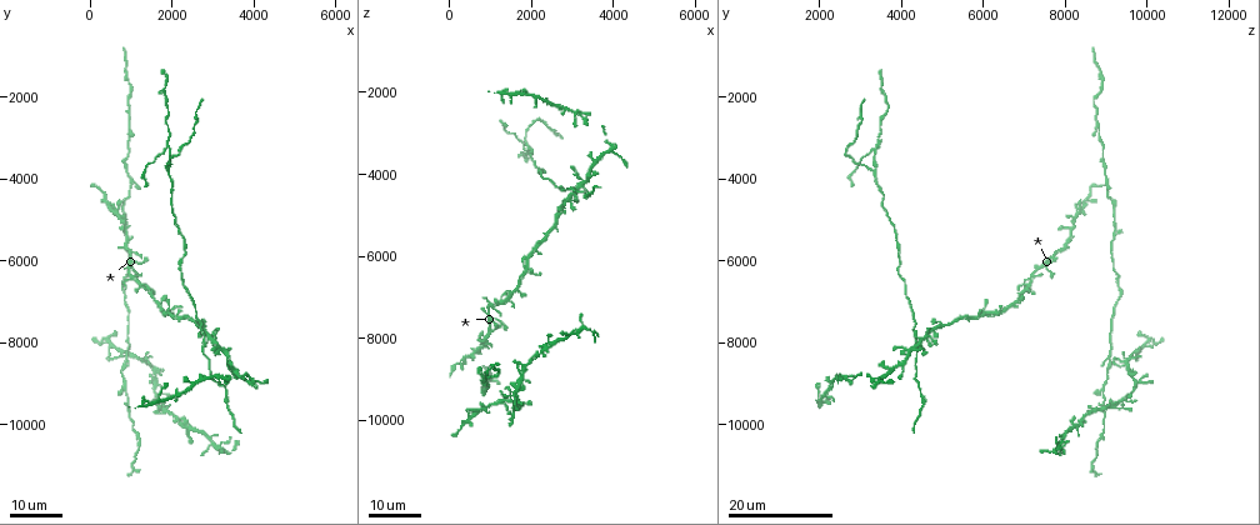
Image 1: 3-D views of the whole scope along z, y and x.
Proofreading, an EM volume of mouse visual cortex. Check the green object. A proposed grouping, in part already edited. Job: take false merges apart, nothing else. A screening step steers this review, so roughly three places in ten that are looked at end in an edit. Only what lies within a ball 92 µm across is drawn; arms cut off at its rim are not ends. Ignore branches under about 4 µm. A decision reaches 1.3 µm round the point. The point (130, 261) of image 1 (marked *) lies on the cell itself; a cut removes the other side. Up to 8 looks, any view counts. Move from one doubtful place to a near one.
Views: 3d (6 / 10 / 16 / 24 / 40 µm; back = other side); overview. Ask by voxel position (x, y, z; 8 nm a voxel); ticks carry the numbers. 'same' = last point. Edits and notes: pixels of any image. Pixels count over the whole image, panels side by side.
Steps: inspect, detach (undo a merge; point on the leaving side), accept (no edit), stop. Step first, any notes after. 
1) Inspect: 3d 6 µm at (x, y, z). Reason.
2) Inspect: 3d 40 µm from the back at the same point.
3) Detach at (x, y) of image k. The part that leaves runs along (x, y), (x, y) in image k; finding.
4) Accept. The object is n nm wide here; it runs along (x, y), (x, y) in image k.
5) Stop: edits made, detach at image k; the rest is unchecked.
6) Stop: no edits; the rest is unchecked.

Inspect: 3d 24 µm at (1850, 3800, 3250). Arms part here.

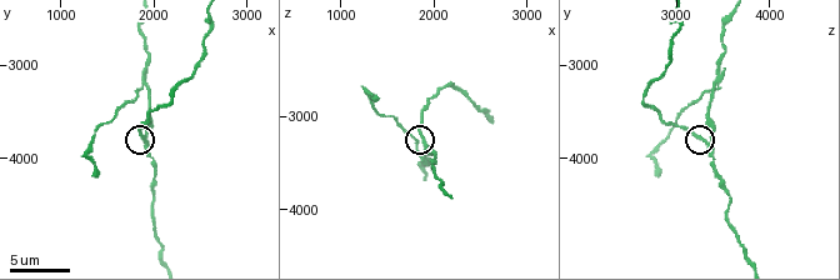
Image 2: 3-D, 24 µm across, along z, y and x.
Inspect: 3d 10 µm at (1950, 3850, 3350).

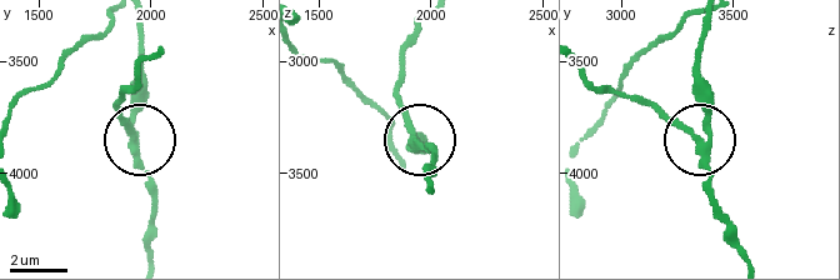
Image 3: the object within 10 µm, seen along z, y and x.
Detach at (408, 114) of image 3. The part that leaves runs along (701, 149), (644, 104), (600, 88), (581, 61) in image 3; two cells meet here.

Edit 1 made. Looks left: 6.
Inspect: 3d 6 µm at (1850, 3250, 3450). Three arms meet.

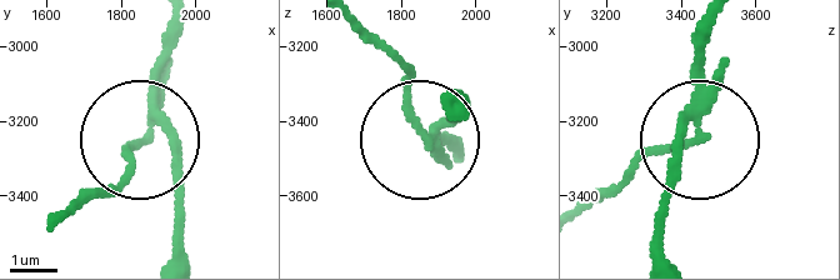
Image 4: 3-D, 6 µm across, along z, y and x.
Detach at (126, 154) of image 4. 3 arms meet here; the part that leaves runs along (160, 101), (111, 180), (76, 204) in image 4; two cells meet here.

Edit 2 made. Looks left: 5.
Inspect: 3d 16 µm at (1350, 8450, 9500). Four or more arms meet.

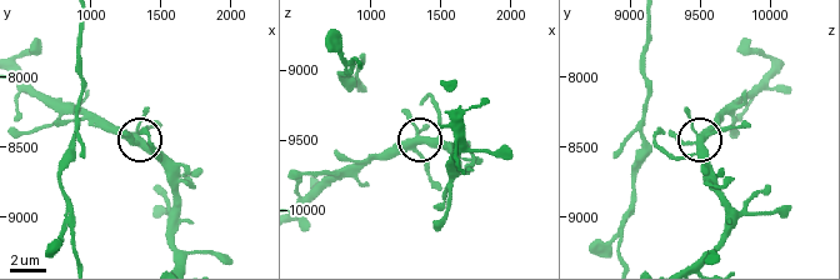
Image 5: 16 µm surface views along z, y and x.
Inspect: 3d 6 µm at (1340, 8420, 9540).

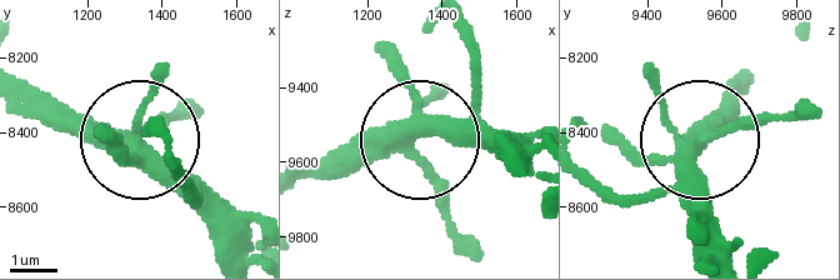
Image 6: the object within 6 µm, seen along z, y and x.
Accept. 5 arms meet here; continuous, no second cell.

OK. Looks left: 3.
Inspect: 3d 24 µm at (300, 4500, 8500). Three-way junction.

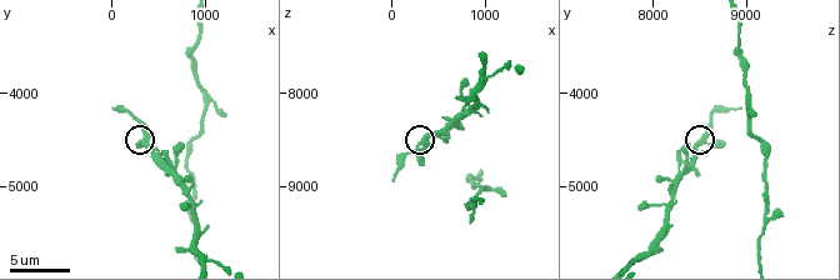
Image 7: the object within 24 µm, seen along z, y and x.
Inspect: 3d 6 µm at (300, 4500, 8550).

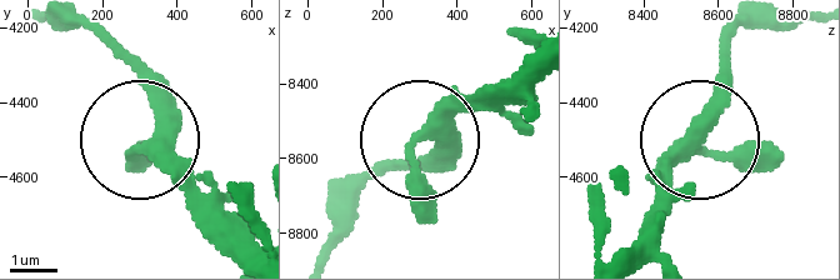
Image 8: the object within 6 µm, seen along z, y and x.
Accept. The side arm is 6 µm long; 3 arms meet here; continuous, no second cell.

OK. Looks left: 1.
Stop: edits made, detach at image 3, detach at image 4; the rest is unchecked.

